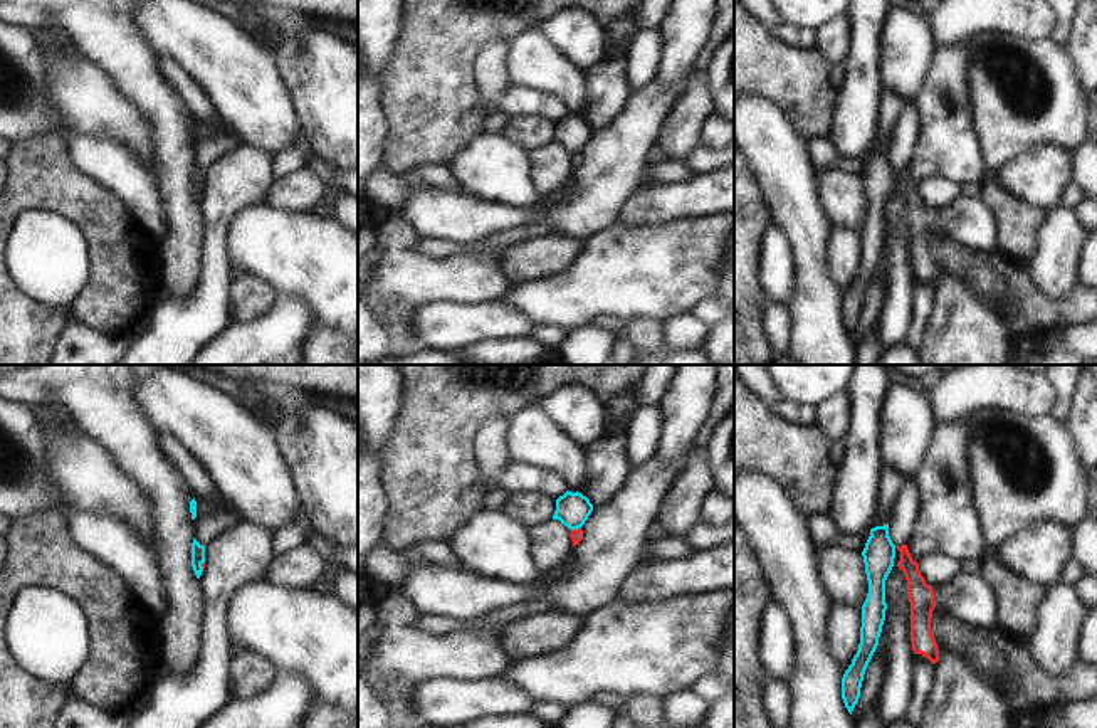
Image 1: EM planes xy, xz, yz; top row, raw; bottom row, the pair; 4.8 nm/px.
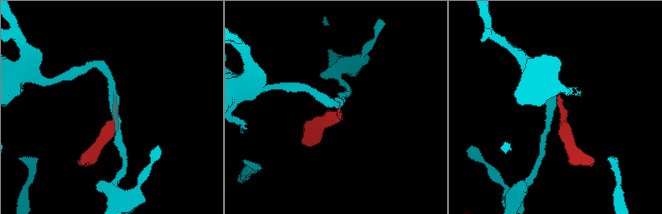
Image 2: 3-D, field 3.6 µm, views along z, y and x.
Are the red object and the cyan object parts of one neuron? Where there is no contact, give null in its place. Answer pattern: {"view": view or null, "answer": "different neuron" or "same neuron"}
{"view": "xz", "answer": "different neuron"}

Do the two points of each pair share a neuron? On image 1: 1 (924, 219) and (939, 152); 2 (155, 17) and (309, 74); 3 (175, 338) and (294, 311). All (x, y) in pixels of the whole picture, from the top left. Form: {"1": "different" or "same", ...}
{"1": "different", "2": "different", "3": "different"}

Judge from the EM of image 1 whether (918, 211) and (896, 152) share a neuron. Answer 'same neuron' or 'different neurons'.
same neuron

